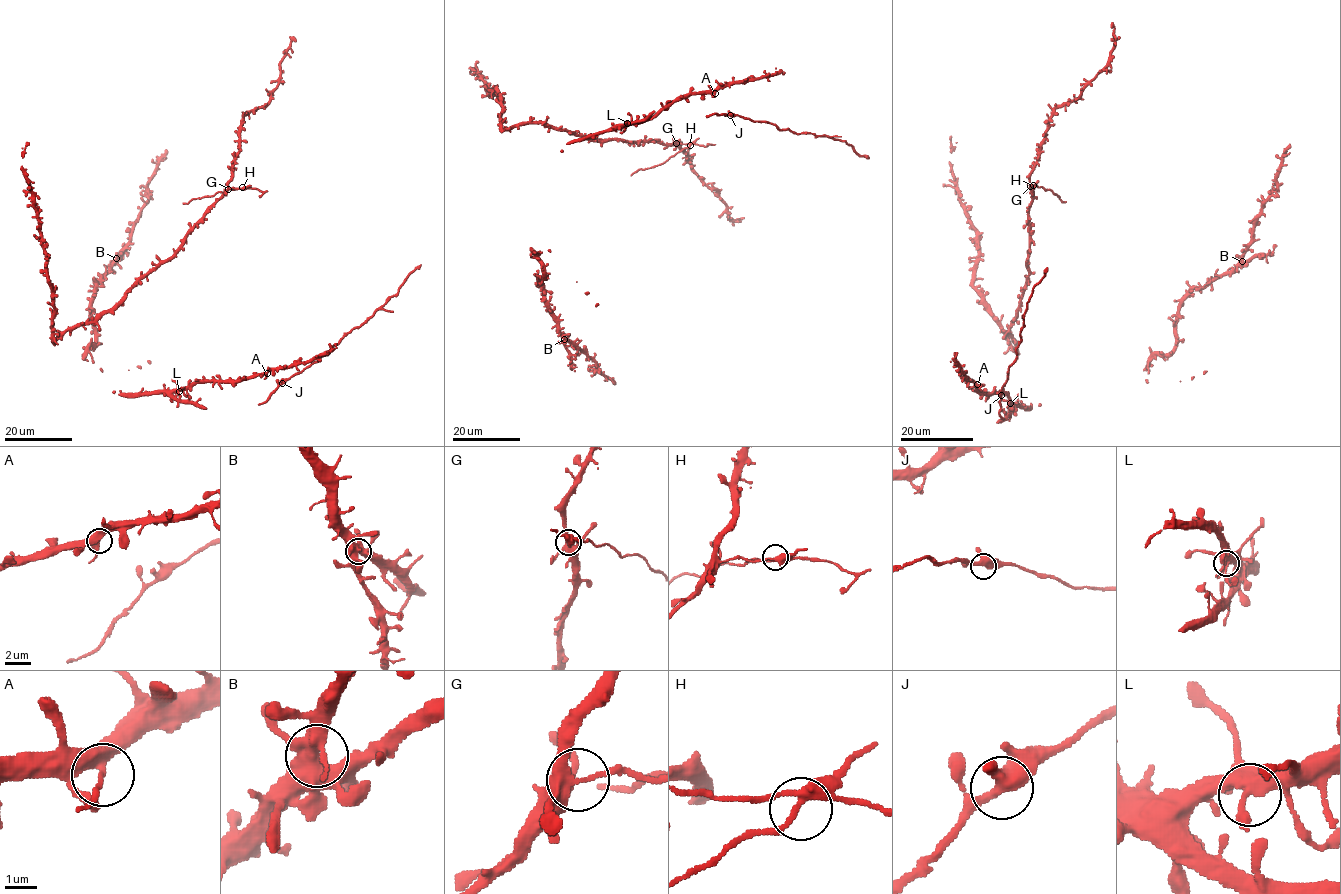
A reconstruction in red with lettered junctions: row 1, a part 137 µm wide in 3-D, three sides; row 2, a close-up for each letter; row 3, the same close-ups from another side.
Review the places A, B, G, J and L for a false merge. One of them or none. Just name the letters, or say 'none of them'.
G

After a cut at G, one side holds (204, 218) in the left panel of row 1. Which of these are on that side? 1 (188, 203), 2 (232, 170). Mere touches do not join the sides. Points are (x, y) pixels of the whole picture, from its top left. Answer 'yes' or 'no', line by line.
1: no
2: yes

